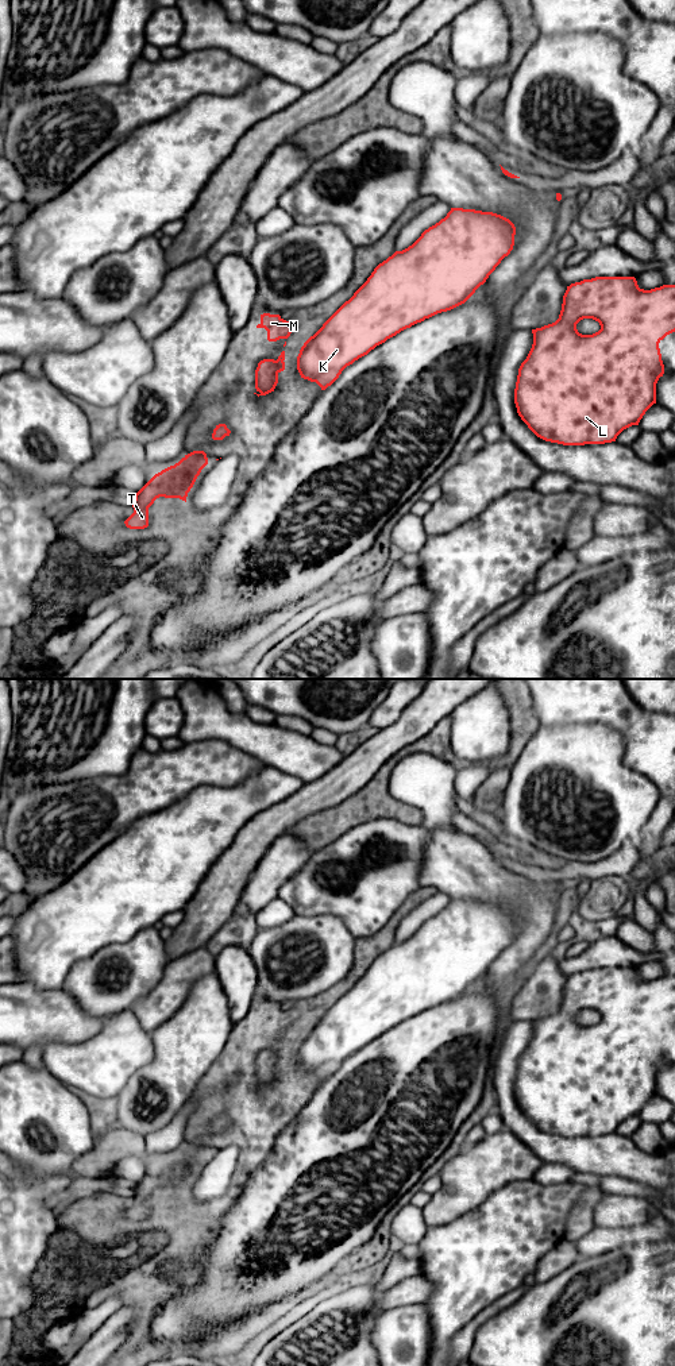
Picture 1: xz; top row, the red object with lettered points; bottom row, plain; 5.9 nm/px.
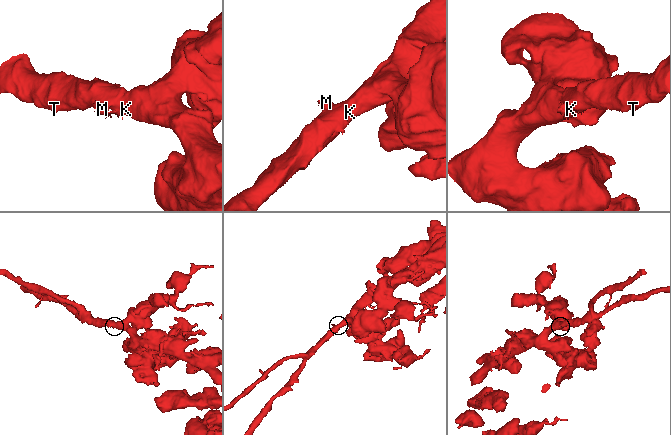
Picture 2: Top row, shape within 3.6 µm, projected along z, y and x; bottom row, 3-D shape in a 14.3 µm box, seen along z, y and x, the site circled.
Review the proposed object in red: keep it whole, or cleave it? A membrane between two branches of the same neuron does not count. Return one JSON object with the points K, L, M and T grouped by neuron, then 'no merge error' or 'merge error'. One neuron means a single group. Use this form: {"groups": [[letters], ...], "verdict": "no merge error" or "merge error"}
{"groups": [["K", "L", "T"], ["M"]], "verdict": "merge error"}

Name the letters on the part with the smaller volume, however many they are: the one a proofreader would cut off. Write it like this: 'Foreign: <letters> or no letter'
Foreign: M

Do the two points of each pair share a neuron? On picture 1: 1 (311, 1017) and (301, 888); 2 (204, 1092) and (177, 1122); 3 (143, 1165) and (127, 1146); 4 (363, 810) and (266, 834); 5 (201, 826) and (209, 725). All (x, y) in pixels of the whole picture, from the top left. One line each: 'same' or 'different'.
1: different
2: different
3: different
4: different
5: different

